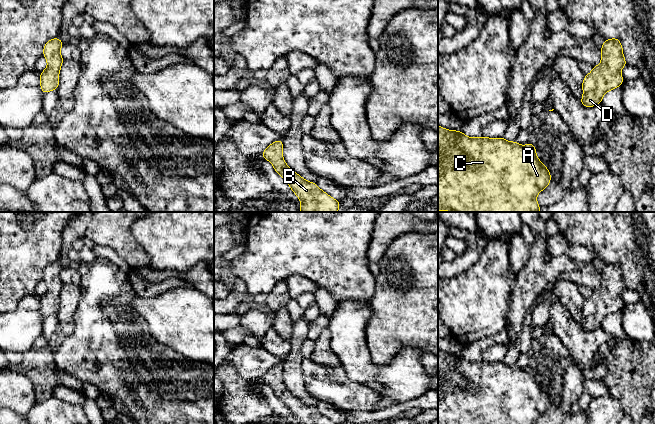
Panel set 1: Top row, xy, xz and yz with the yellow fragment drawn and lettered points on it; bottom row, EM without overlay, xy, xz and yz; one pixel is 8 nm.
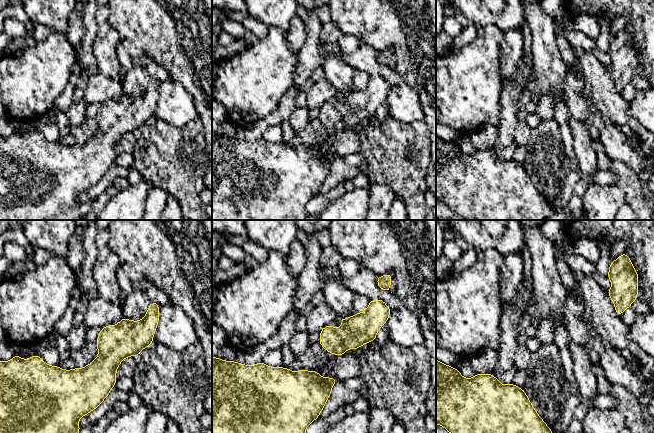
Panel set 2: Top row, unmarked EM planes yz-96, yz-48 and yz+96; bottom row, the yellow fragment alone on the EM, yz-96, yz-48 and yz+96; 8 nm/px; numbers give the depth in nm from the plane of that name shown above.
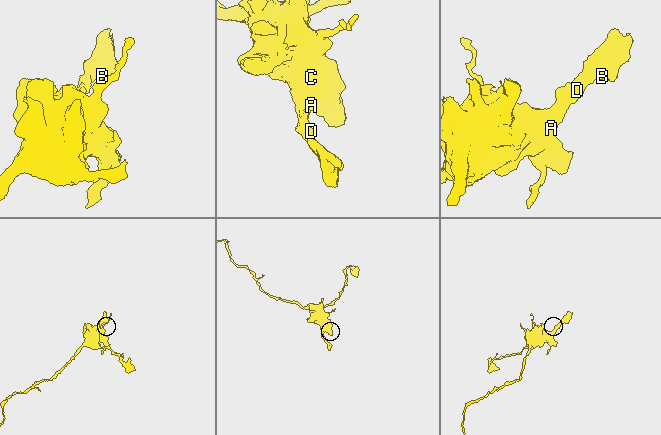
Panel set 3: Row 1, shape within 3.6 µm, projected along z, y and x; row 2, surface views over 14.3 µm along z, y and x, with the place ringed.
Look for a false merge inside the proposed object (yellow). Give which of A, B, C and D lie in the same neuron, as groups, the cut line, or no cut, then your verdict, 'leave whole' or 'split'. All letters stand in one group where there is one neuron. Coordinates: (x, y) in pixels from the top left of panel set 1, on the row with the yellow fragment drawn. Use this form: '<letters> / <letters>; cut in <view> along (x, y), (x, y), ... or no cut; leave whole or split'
A B C D; no cut; leave whole

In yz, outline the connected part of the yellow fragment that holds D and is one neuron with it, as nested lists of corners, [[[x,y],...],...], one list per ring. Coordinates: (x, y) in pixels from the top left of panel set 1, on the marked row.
[[[611,38],[604,41],[601,47],[601,63],[594,66],[583,79],[583,97],[580,99],[582,105],[594,107],[601,104],[606,92],[620,87],[624,82],[620,72],[625,65],[627,62],[620,40]]]

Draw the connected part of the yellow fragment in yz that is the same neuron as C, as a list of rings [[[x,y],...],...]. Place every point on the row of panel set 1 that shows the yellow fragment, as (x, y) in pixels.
[[[438,125],[438,211],[450,212],[539,212],[537,195],[551,182],[548,168],[536,155],[536,146],[525,146],[503,137],[471,138],[461,130],[447,130]]]

